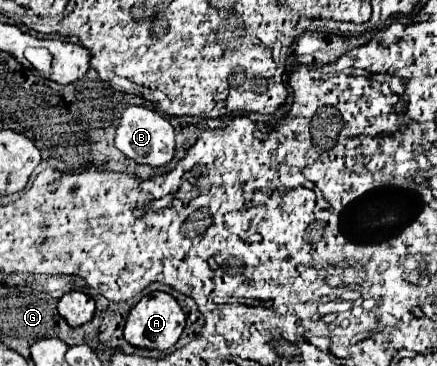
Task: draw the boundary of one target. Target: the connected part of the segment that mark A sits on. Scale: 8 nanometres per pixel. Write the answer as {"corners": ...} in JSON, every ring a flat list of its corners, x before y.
{"corners":[[154,292,154,294,144,296,130,310,126,326,124,326,124,338,126,338,128,344,132,344,136,348,168,350,170,346,174,346,180,340,184,326,186,326,186,314,178,306,178,302,170,294,166,294,166,292]]}

